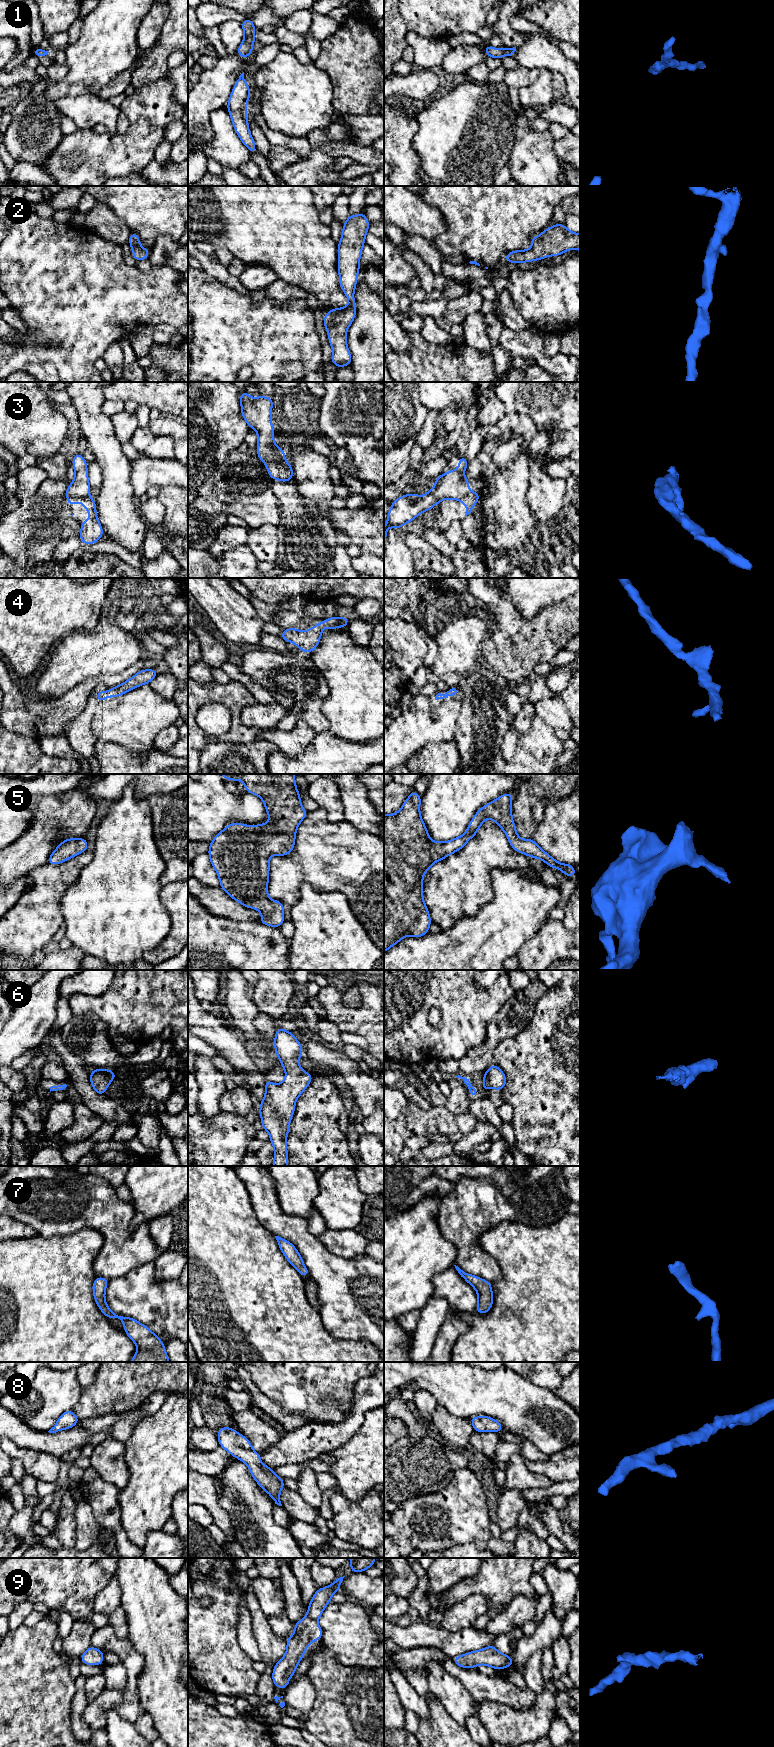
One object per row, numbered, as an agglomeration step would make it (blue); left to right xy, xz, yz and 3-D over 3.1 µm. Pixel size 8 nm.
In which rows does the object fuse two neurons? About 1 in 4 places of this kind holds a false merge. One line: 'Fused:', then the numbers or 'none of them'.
Fused: 3

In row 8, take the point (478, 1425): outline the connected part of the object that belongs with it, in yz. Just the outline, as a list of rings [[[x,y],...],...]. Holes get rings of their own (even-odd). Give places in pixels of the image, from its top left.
[[[482,1415],[480,1417],[472,1417],[470,1419],[470,1422],[473,1426],[474,1431],[480,1433],[485,1431],[499,1433],[503,1430],[502,1424],[500,1422],[486,1415]]]

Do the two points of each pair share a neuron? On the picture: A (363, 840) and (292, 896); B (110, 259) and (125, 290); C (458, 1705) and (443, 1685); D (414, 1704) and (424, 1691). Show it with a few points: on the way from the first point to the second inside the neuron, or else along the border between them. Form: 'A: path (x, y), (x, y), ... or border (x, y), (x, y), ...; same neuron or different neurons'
A: path (343, 857), (321, 857), (302, 876); same neuron
B: path (110, 267), (110, 275), (117, 282); same neuron
C: path (457, 1700), (448, 1690); same neuron
D: border (406, 1677), (410, 1685), (425, 1699); different neurons

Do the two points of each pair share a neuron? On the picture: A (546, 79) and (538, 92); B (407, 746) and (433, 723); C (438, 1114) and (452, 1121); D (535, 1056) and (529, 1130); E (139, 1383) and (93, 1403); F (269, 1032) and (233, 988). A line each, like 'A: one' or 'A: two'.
A: one
B: one
C: one
D: one
E: one
F: two

